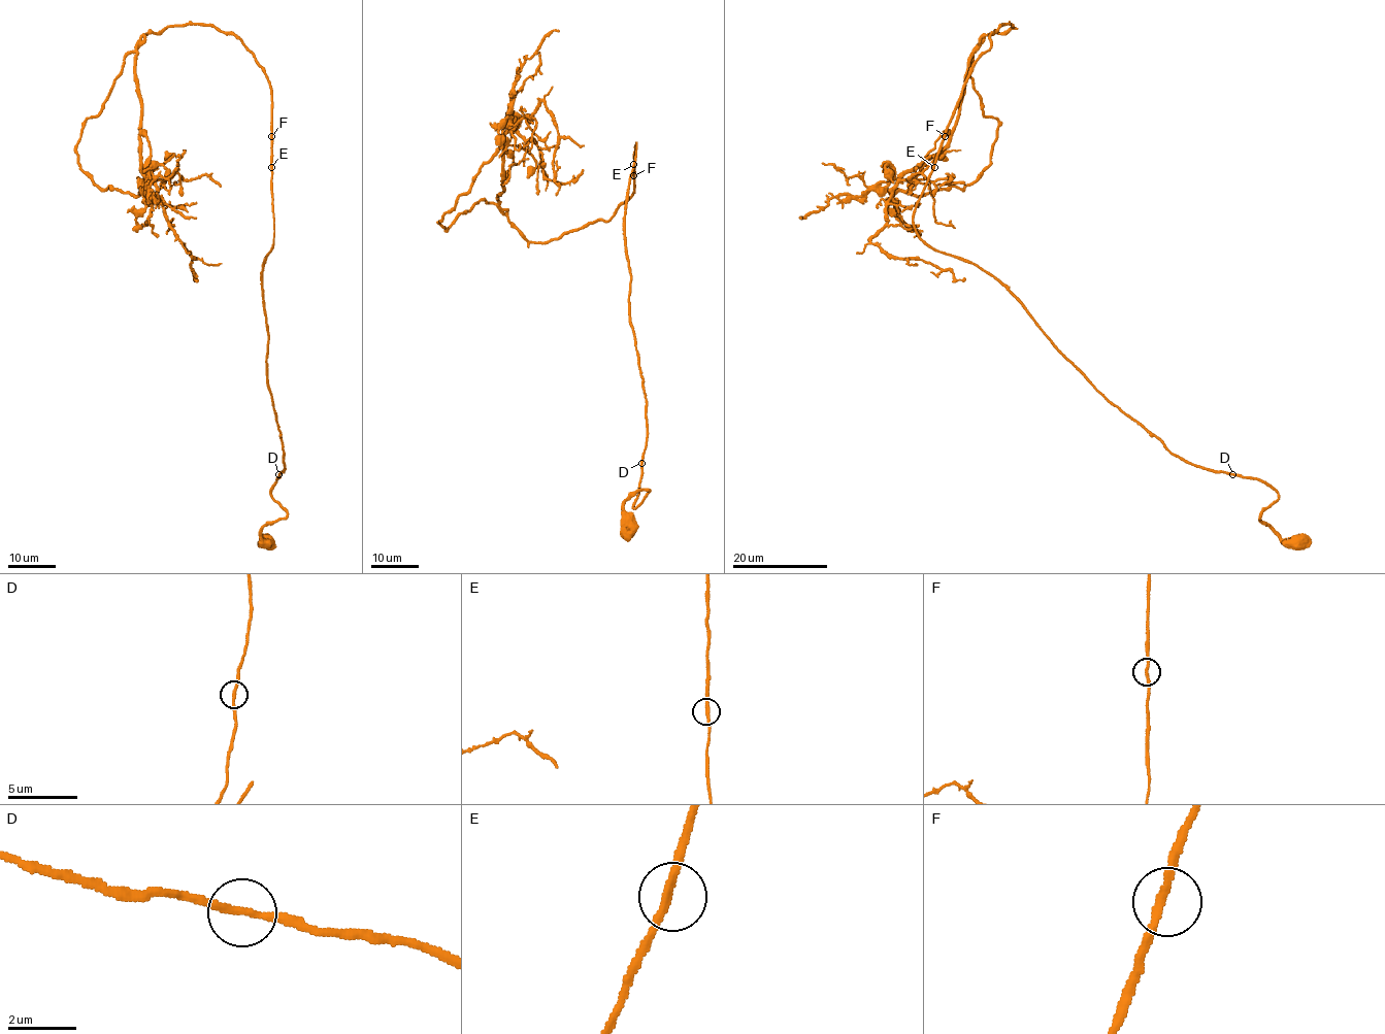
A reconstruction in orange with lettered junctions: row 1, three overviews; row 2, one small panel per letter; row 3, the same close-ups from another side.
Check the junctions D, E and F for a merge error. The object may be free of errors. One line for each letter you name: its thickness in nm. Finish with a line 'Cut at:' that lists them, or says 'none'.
Cut at: none

